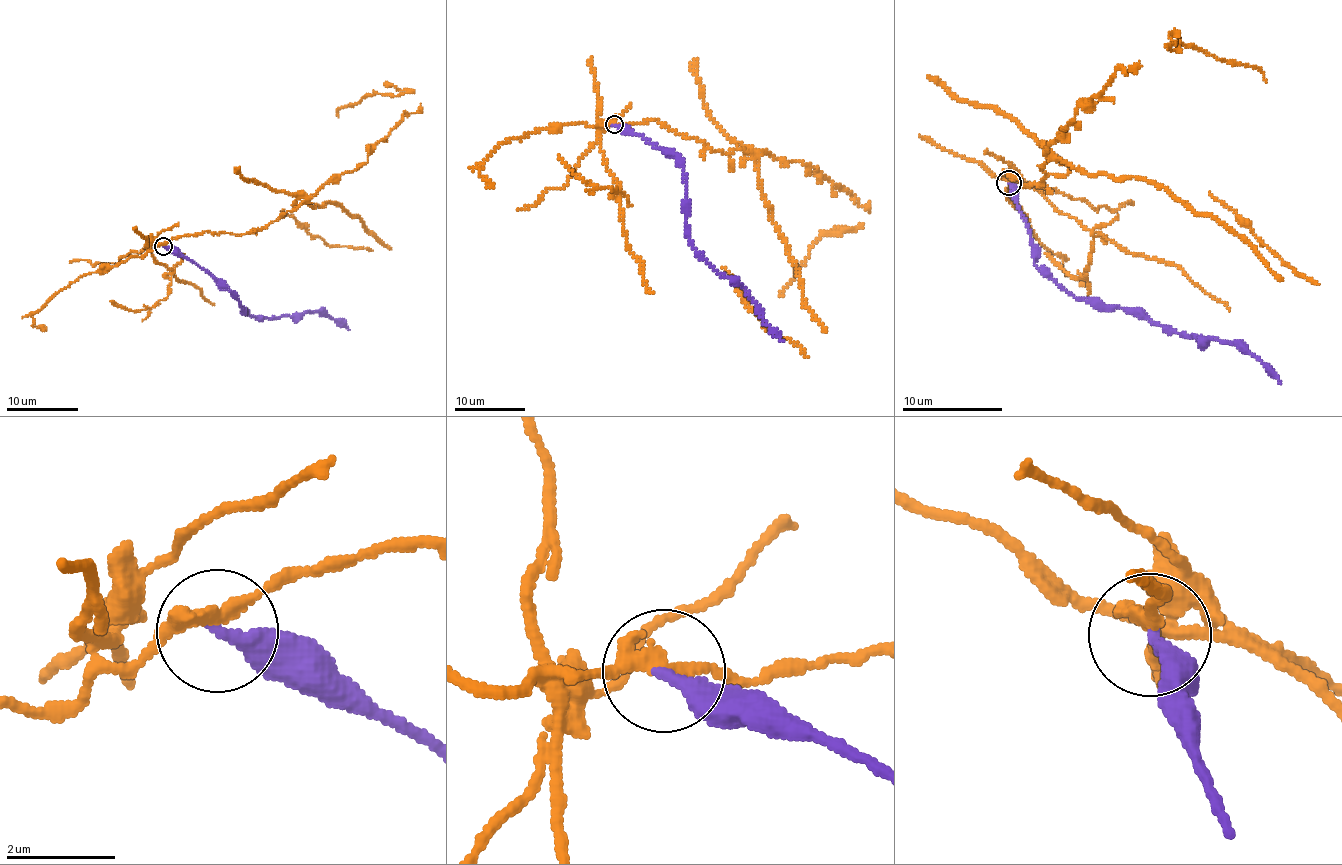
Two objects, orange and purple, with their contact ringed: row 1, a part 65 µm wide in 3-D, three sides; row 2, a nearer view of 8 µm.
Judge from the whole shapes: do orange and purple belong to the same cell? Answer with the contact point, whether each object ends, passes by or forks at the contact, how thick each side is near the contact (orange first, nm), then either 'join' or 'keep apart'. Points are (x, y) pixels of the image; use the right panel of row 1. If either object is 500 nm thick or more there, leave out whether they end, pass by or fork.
place (1009, 182); orange passes by; purple ends; calibres 280 and 320 nm; keep apart

